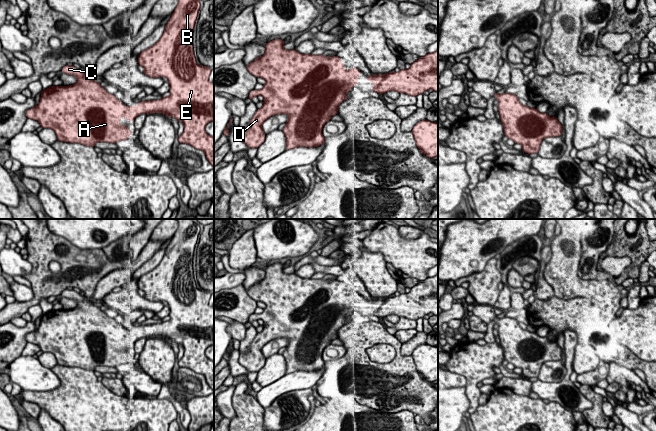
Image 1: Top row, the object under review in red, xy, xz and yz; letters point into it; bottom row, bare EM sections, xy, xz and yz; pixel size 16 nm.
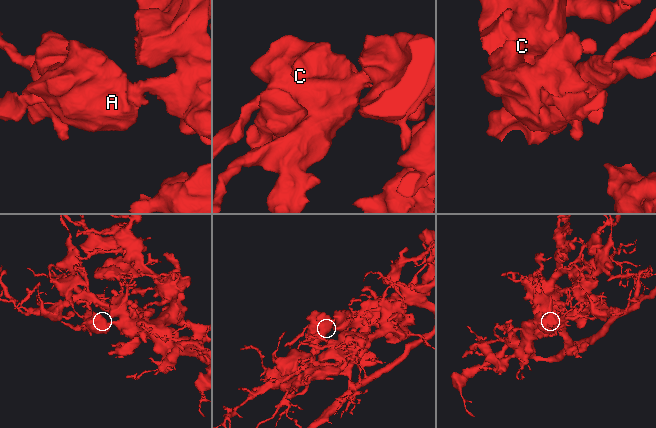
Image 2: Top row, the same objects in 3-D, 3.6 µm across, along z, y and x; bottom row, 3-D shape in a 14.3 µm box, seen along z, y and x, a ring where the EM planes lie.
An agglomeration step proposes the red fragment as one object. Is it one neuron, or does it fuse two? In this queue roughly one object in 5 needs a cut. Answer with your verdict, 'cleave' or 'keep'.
keep

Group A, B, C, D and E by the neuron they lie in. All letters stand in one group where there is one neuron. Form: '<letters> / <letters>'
A B C D E

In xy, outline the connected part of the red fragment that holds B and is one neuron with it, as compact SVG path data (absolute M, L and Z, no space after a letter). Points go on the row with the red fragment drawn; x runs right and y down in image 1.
M178 0L160 39L138 55L138 63L145 69L143 74L168 79L170 96L160 100L140 101L138 105L125 107L115 95L109 94L100 83L94 81L92 76L87 76L74 66L65 65L61 69L62 73L75 76L77 82L42 90L39 104L26 111L27 118L38 121L42 128L53 129L59 141L95 147L97 142L116 143L131 136L127 125L120 124L122 117L134 122L143 113L162 113L183 122L184 130L178 137L179 143L202 150L214 168L214 137L205 131L205 126L214 121L214 85L209 81L212 69L198 65L193 52L193 31L200 6L199 0Z

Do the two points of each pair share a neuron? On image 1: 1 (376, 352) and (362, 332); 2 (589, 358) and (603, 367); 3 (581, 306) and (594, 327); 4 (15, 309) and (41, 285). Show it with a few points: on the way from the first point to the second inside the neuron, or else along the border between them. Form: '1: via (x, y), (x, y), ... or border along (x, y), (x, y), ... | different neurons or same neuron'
1: border along (395, 348), (389, 344), (374, 344), (365, 351) | different neurons
2: border along (601, 360), (594, 369), (577, 375) | different neurons
3: via (581, 312), (581, 316), (588, 323) | same neuron
4: via (23, 307), (31, 303), (39, 293) | same neuron

